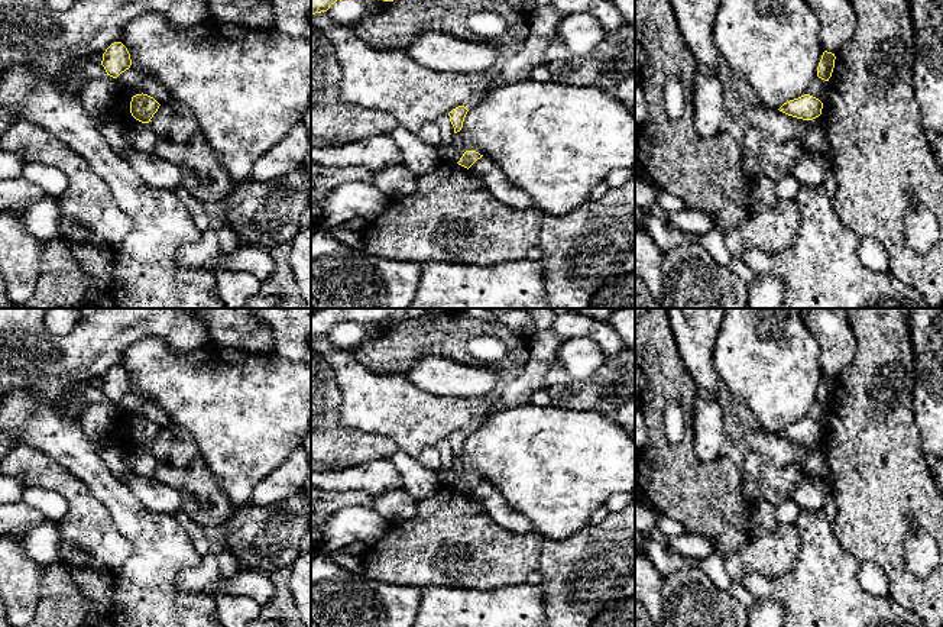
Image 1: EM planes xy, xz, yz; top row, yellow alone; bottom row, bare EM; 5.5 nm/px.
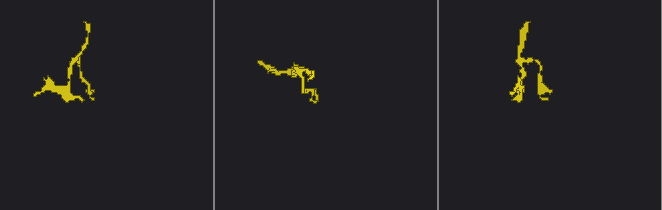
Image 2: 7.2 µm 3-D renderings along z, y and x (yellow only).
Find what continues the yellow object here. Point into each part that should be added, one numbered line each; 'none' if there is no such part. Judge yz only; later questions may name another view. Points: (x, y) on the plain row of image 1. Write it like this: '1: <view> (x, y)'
none

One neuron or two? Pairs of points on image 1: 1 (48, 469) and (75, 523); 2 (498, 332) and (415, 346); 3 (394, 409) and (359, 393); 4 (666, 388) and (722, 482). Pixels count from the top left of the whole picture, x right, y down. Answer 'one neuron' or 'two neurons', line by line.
1: one neuron
2: one neuron
3: one neuron
4: one neuron

